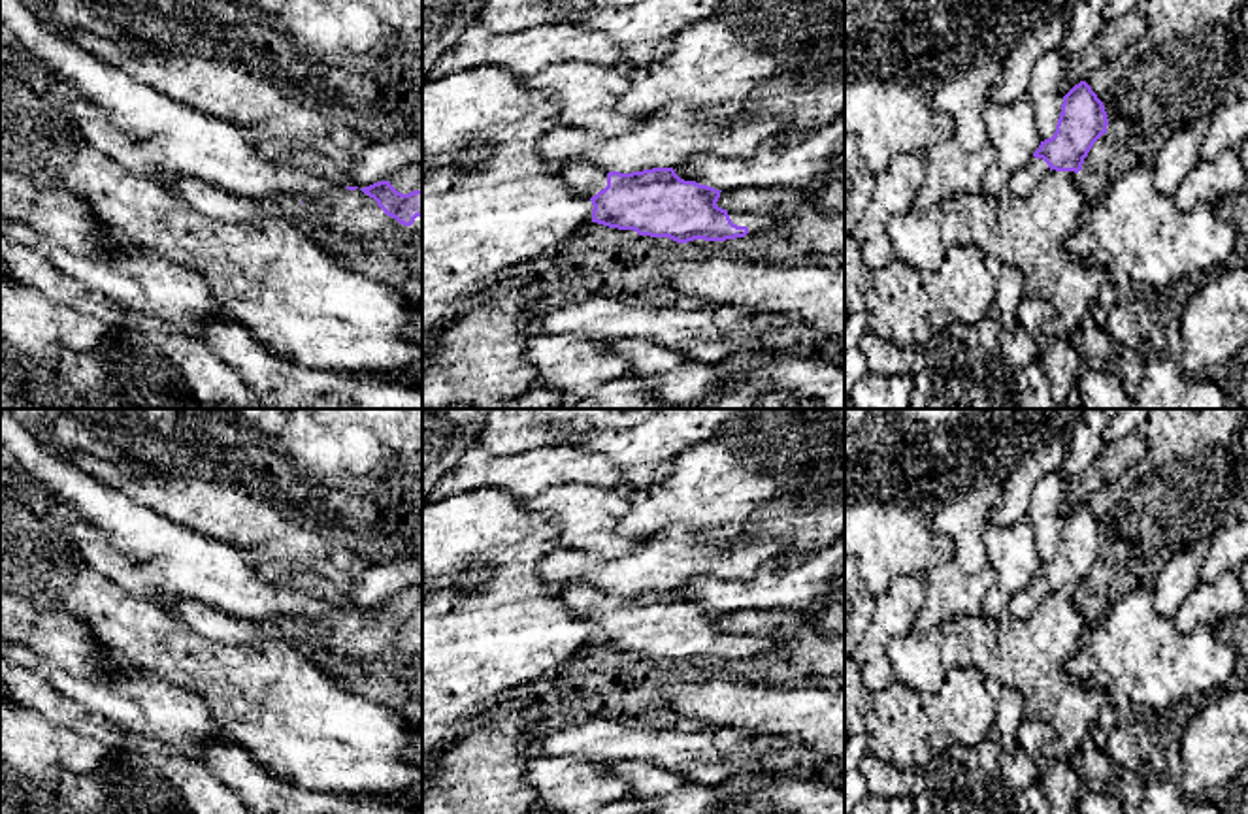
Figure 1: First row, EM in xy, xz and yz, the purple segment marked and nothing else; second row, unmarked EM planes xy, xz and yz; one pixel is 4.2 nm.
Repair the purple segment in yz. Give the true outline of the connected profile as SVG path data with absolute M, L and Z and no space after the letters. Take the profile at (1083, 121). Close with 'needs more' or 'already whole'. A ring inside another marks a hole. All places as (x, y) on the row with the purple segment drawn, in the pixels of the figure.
M1086 81L1075 85L1063 96L1054 136L1041 141L1033 158L1012 175L1009 194L1029 196L1052 170L1078 173L1093 143L1107 134L1107 117L1105 106L1092 87Z; needs more

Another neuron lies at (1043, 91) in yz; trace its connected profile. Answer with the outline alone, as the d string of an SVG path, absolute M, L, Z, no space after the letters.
M1050 49L1037 62L1031 72L1031 81L1027 85L1026 96L1031 102L1035 126L1041 139L1048 139L1056 132L1056 124L1061 113L1063 98L1059 94L1059 85L1069 70L1067 57L1063 51Z

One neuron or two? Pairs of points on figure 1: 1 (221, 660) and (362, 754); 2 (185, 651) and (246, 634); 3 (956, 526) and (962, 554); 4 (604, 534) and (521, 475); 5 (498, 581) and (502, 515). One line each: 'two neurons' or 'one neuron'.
1: one neuron
2: two neurons
3: one neuron
4: two neurons
5: one neuron

